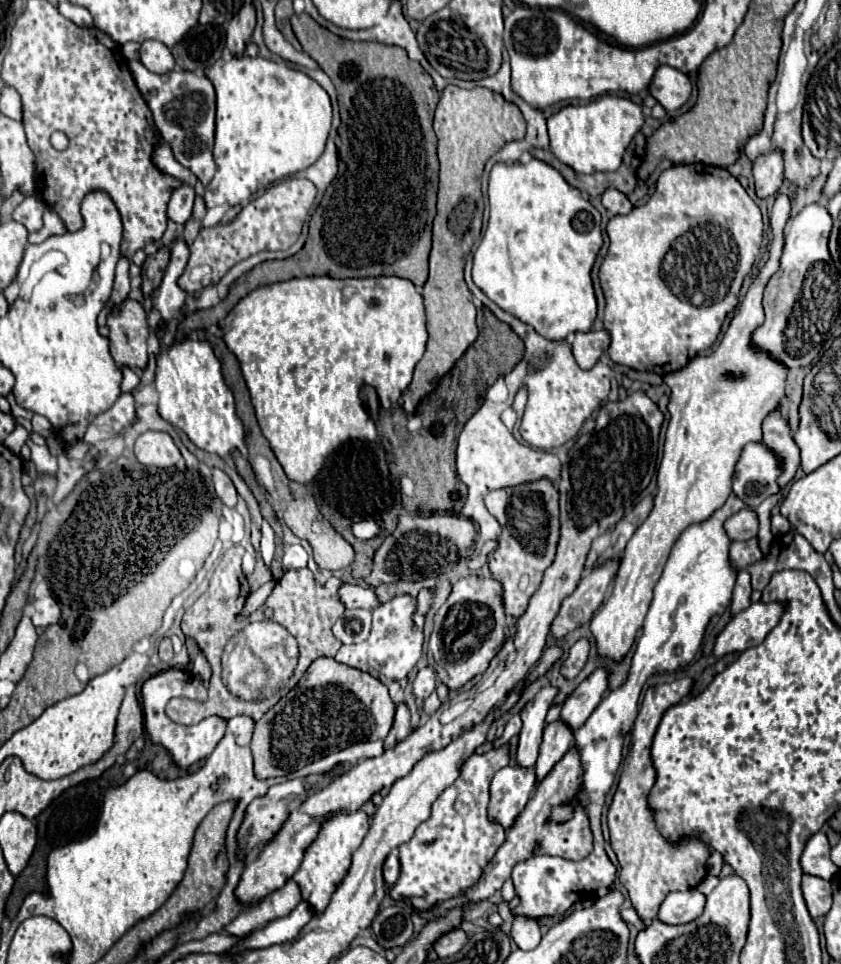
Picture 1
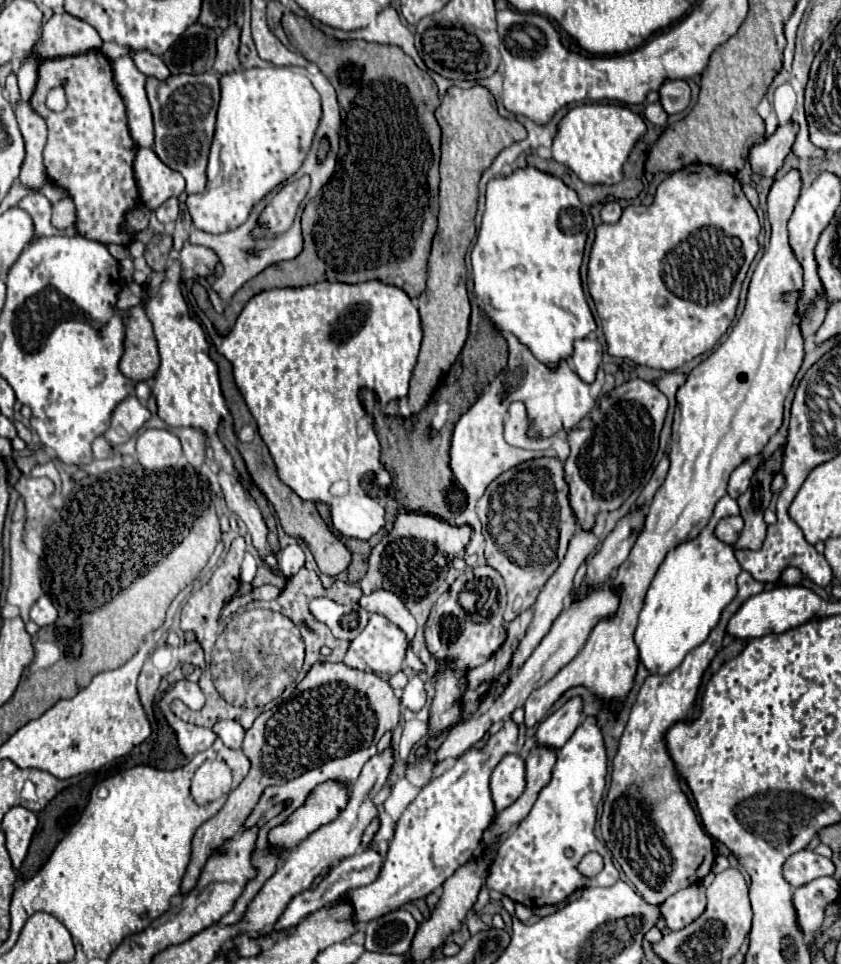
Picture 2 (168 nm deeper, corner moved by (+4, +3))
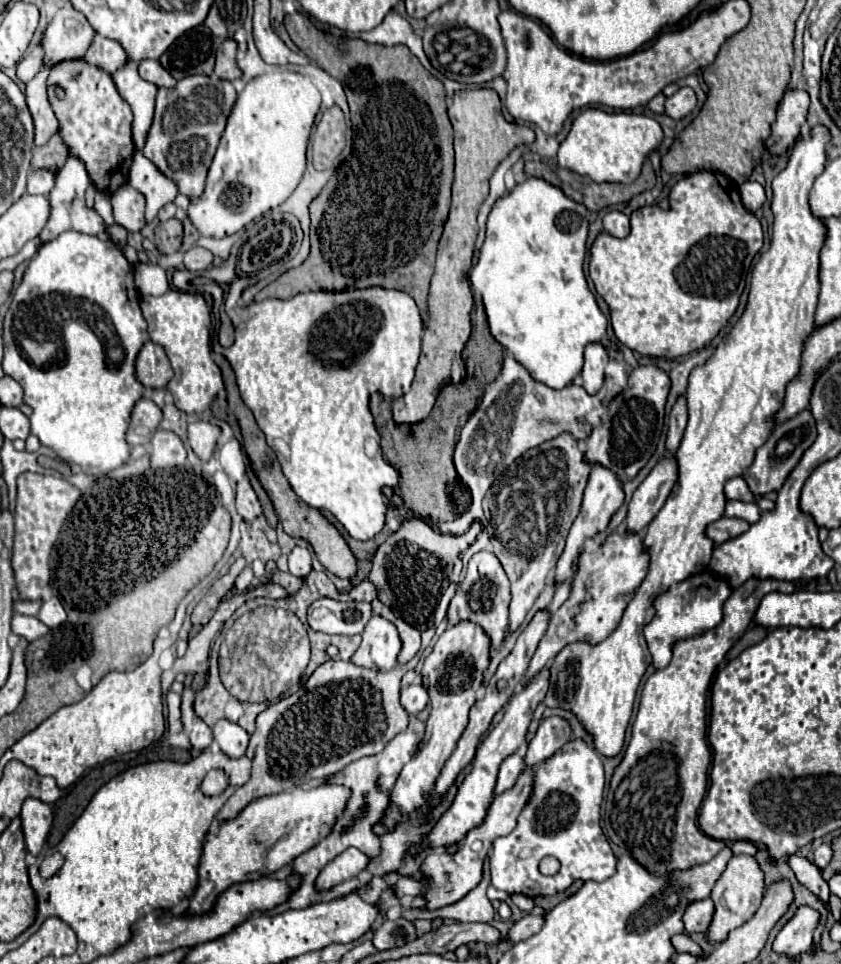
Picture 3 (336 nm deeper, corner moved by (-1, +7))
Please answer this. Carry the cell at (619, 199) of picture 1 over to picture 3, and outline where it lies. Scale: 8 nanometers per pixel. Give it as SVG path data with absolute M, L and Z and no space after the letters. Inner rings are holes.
M607 212L603 218L603 226L605 232L623 238L629 234L629 216L625 216L623 212Z

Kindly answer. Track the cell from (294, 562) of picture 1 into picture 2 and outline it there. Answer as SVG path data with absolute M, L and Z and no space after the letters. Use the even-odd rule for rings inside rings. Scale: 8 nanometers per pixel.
M290 544L282 550L282 558L280 558L280 570L286 578L294 576L300 568L304 566L304 550L298 544Z

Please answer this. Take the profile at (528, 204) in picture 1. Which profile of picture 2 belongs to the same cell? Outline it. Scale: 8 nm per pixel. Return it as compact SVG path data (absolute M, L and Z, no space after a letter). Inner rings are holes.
M528 166L516 170L508 178L494 178L488 182L482 226L472 250L474 294L490 306L486 308L486 316L494 328L514 334L518 342L542 364L548 364L548 368L556 368L560 360L572 356L574 340L586 338L596 330L580 282L580 264L590 230L592 216L588 206L580 202L572 188L552 174Z

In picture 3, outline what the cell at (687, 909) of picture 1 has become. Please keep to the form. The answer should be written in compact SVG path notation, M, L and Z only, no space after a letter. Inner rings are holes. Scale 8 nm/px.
M703 898L703 900L695 900L687 906L685 914L683 914L683 924L685 924L685 932L705 932L705 928L709 926L709 920L713 916L713 900L711 898Z

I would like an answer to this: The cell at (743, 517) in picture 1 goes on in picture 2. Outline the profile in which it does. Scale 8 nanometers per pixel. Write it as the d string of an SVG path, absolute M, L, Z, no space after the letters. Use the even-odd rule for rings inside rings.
M728 516L722 518L714 530L714 536L718 540L722 540L724 544L734 544L740 538L740 532L744 528L744 522L740 516Z

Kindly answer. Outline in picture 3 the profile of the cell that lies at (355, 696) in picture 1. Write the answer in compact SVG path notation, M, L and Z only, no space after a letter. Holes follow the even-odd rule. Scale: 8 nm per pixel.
M343 660L323 662L295 694L279 700L257 716L257 728L247 748L253 774L219 810L217 820L233 820L249 802L261 796L299 788L309 780L327 778L361 756L381 752L409 722L399 702L403 674L403 668L379 672Z

